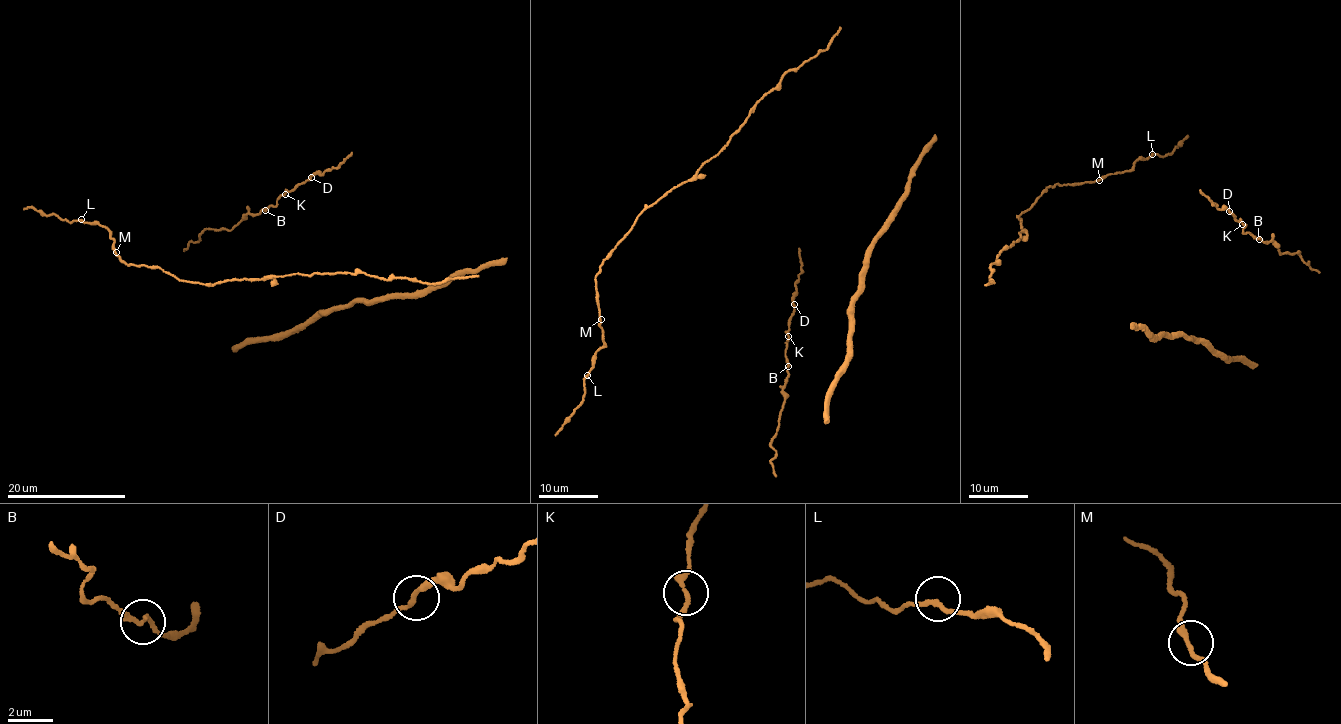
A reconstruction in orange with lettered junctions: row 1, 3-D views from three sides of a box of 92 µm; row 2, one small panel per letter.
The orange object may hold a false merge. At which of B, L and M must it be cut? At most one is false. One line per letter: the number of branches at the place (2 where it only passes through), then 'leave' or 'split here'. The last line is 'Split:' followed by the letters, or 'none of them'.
B: 2 | leave
L: 2 | leave
M: 2 | leave
Split: none of them

